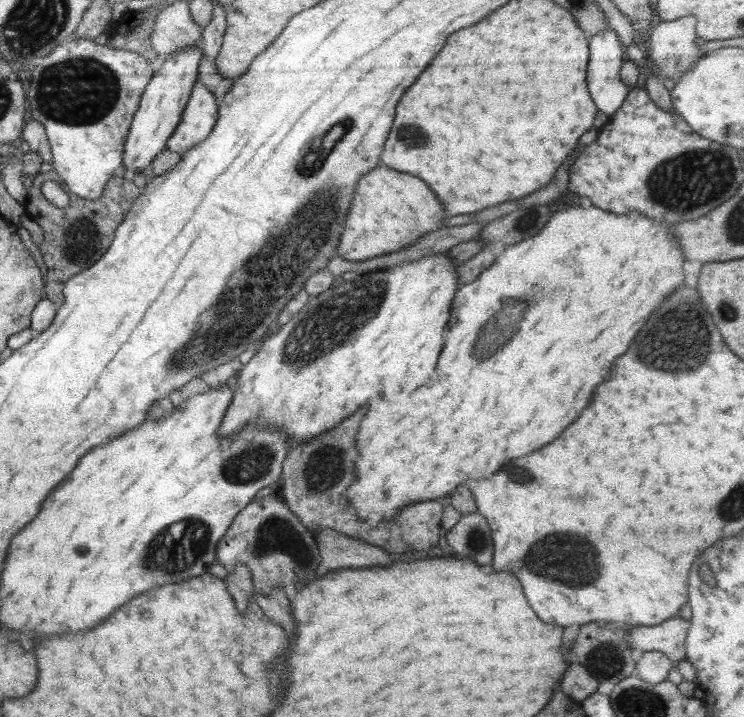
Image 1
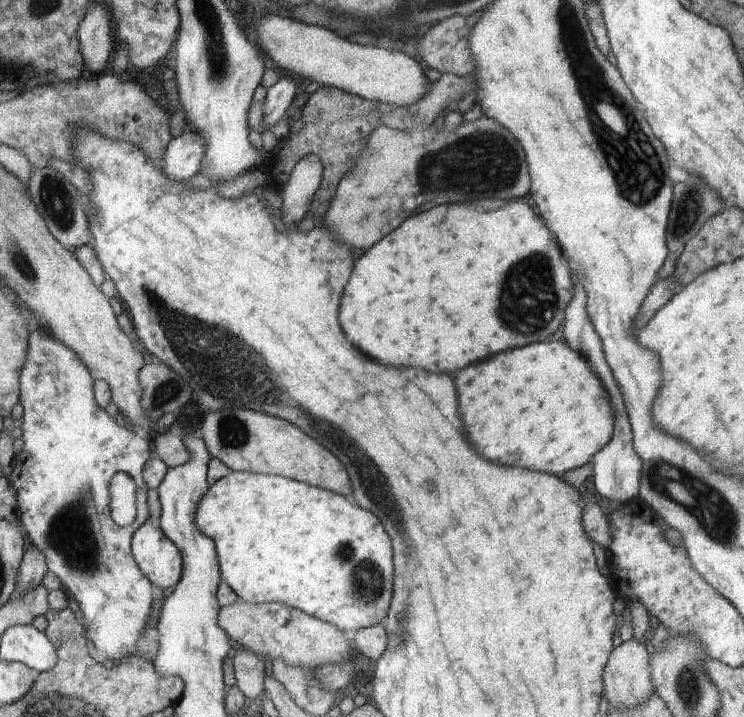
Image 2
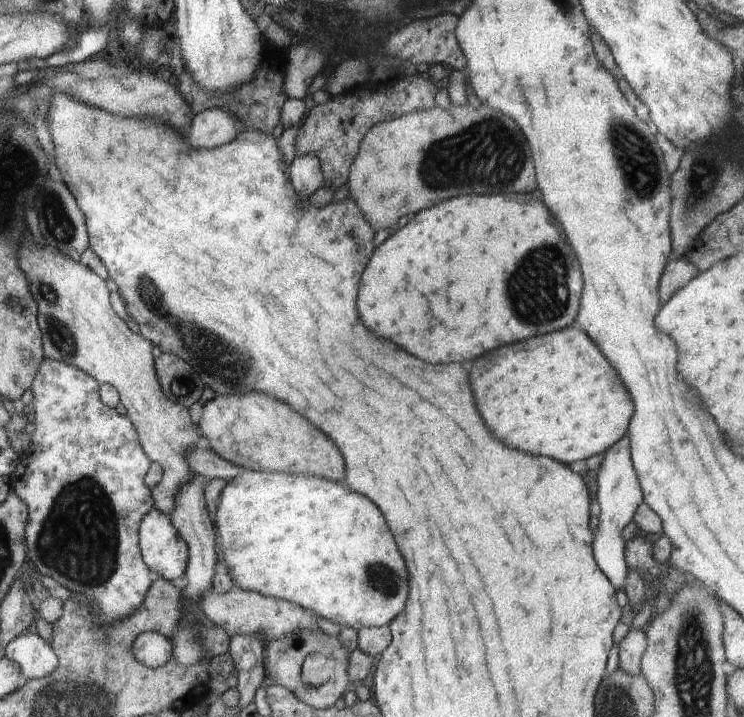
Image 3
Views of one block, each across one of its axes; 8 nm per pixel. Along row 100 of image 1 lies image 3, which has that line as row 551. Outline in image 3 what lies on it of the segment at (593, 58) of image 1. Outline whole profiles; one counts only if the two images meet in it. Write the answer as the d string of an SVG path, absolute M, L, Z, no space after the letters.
M628 434L624 435L603 454L597 475L597 500L600 504L600 521L598 532L594 535L594 558L604 572L604 576L612 582L616 591L625 589L628 565L625 561L624 549L627 542L622 538L622 530L636 514L636 509L643 502L643 492L634 468L629 449Z

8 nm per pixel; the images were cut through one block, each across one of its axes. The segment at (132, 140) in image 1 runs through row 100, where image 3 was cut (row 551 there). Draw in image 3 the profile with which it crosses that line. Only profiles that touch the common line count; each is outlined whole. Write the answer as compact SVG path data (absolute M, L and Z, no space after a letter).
M153 508L139 524L139 549L146 566L167 581L184 576L188 549L168 515Z

